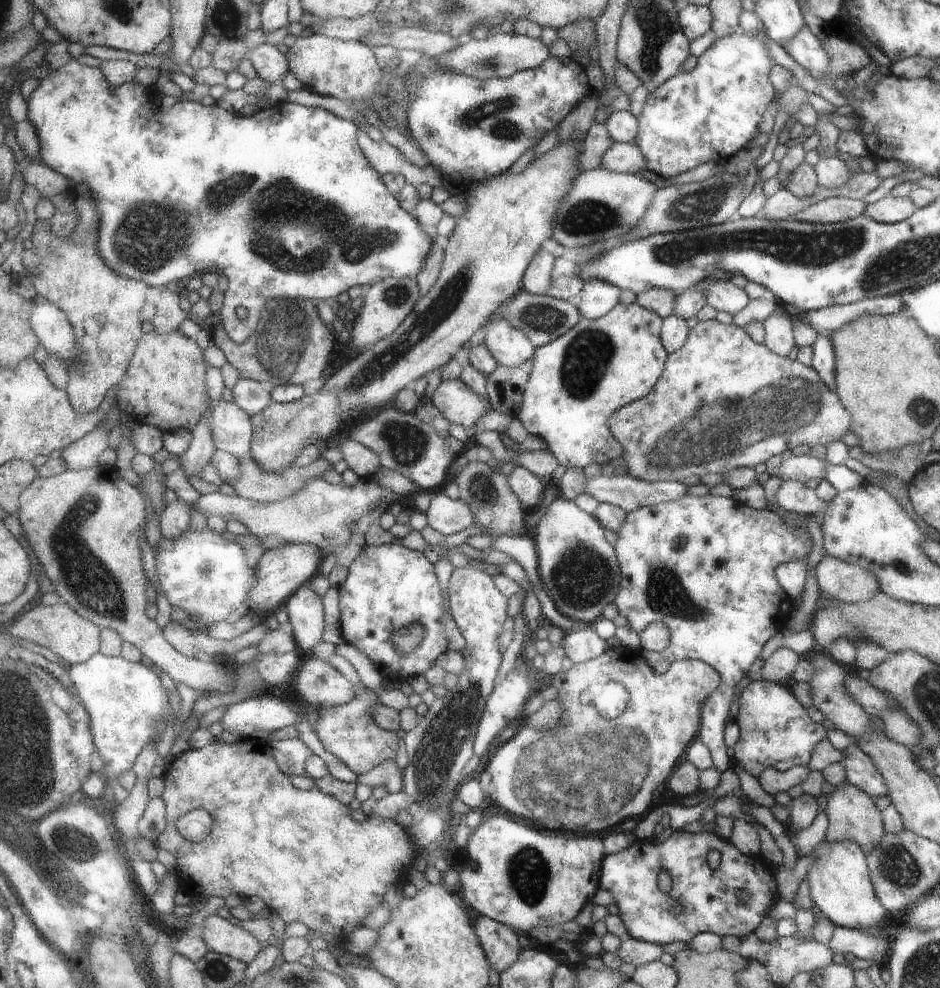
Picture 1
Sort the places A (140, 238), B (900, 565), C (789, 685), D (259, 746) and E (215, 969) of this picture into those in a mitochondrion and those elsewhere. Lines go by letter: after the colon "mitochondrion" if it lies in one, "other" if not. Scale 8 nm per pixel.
A: mitochondrion
B: mitochondrion
C: other
D: other
E: mitochondrion

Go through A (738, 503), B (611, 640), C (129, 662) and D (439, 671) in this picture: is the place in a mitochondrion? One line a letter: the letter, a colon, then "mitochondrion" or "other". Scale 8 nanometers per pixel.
A: other
B: other
C: other
D: other

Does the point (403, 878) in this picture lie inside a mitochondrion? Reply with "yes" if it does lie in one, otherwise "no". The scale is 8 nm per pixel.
no

